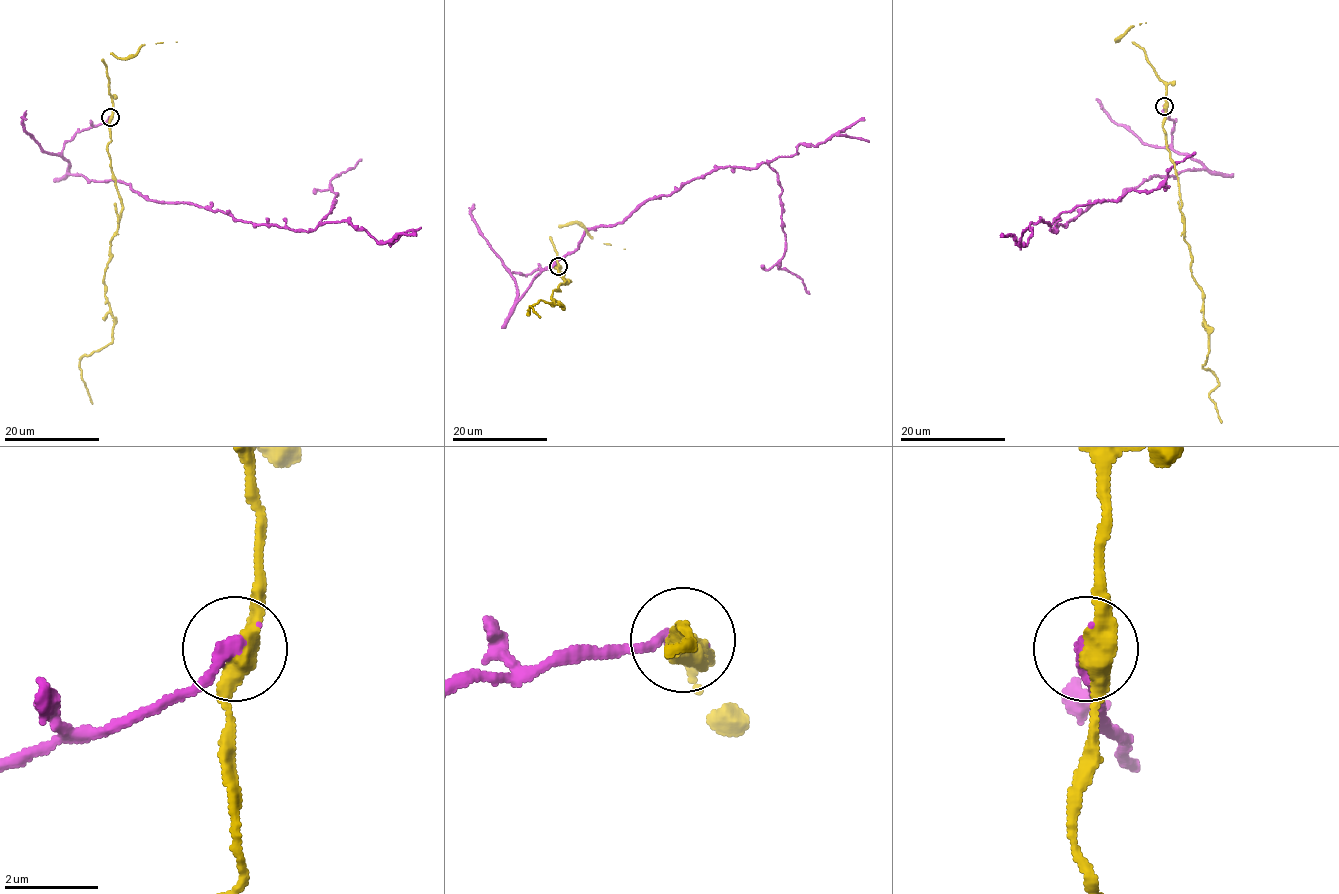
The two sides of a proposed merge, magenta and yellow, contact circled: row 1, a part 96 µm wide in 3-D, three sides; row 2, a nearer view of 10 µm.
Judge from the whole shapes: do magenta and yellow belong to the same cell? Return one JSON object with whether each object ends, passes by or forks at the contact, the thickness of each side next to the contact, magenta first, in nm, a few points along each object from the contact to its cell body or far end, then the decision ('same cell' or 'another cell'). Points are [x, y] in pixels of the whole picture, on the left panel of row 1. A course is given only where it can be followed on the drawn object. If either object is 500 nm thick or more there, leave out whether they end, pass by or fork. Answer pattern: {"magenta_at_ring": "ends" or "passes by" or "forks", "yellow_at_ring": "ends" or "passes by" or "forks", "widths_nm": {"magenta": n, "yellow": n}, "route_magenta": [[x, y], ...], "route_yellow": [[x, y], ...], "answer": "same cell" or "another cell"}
{"magenta_at_ring": "ends", "yellow_at_ring": "passes by", "widths_nm": {"magenta": 320, "yellow": 420}, "route_magenta": [[110, 117], [64, 144], [69, 173], [244, 222], [314, 229], [334, 206], [331, 181], [362, 159]], "route_yellow": [[110, 117], [107, 153], [122, 209], [103, 283], [114, 321], [113, 340], [79, 361], [93, 404]], "answer": "another cell"}

